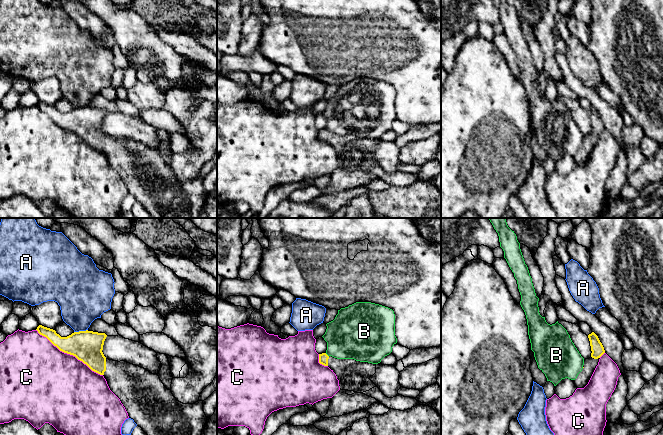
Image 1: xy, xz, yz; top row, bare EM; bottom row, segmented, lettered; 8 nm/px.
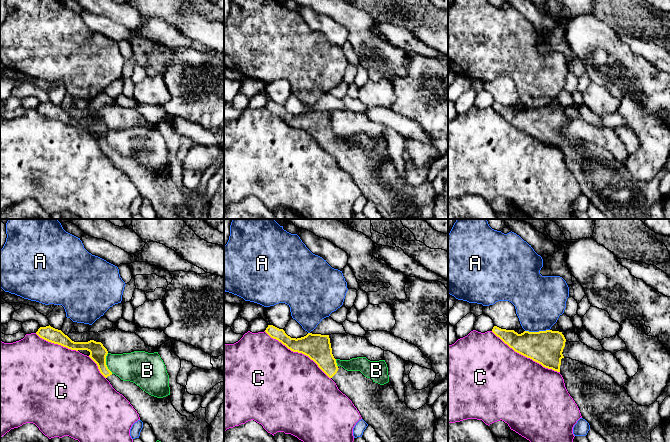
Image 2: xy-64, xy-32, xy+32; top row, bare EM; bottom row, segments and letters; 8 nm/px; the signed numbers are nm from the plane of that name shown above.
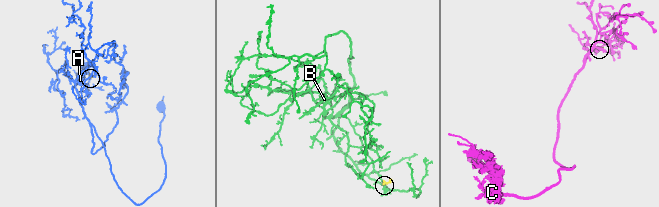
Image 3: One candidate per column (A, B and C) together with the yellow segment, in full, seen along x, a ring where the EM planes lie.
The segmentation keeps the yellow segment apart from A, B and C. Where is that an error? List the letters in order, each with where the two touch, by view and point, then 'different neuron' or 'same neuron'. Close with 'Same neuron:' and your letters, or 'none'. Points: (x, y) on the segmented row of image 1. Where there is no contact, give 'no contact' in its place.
A: xy (80, 331) | different neuron
B: xz (327, 355) | different neuron
C: xy (69, 353) | different neuron
Same neuron: none

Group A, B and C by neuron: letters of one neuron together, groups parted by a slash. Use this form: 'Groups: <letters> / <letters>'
Groups: A / B / C

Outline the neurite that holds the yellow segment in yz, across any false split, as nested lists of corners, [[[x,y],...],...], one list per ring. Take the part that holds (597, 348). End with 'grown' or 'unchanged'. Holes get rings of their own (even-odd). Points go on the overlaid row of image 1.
[[[594,332],[589,334],[588,338],[592,353],[589,359],[584,360],[584,368],[574,380],[574,384],[577,388],[584,388],[588,384],[596,366],[598,365],[600,357],[605,353],[602,343]]]; grown

